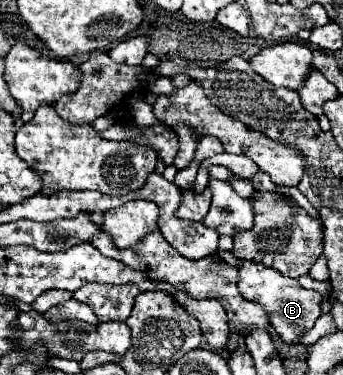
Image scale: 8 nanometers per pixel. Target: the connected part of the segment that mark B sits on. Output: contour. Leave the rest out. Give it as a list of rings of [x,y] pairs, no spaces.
[[[244,260],[240,266],[240,276],[238,276],[238,290],[246,300],[262,304],[268,314],[274,332],[284,340],[284,342],[298,342],[298,336],[306,330],[310,330],[316,322],[316,318],[322,314],[320,312],[320,302],[322,296],[316,290],[306,290],[298,284],[294,278],[286,278],[274,268],[266,268],[264,264],[256,264],[250,260]]]

